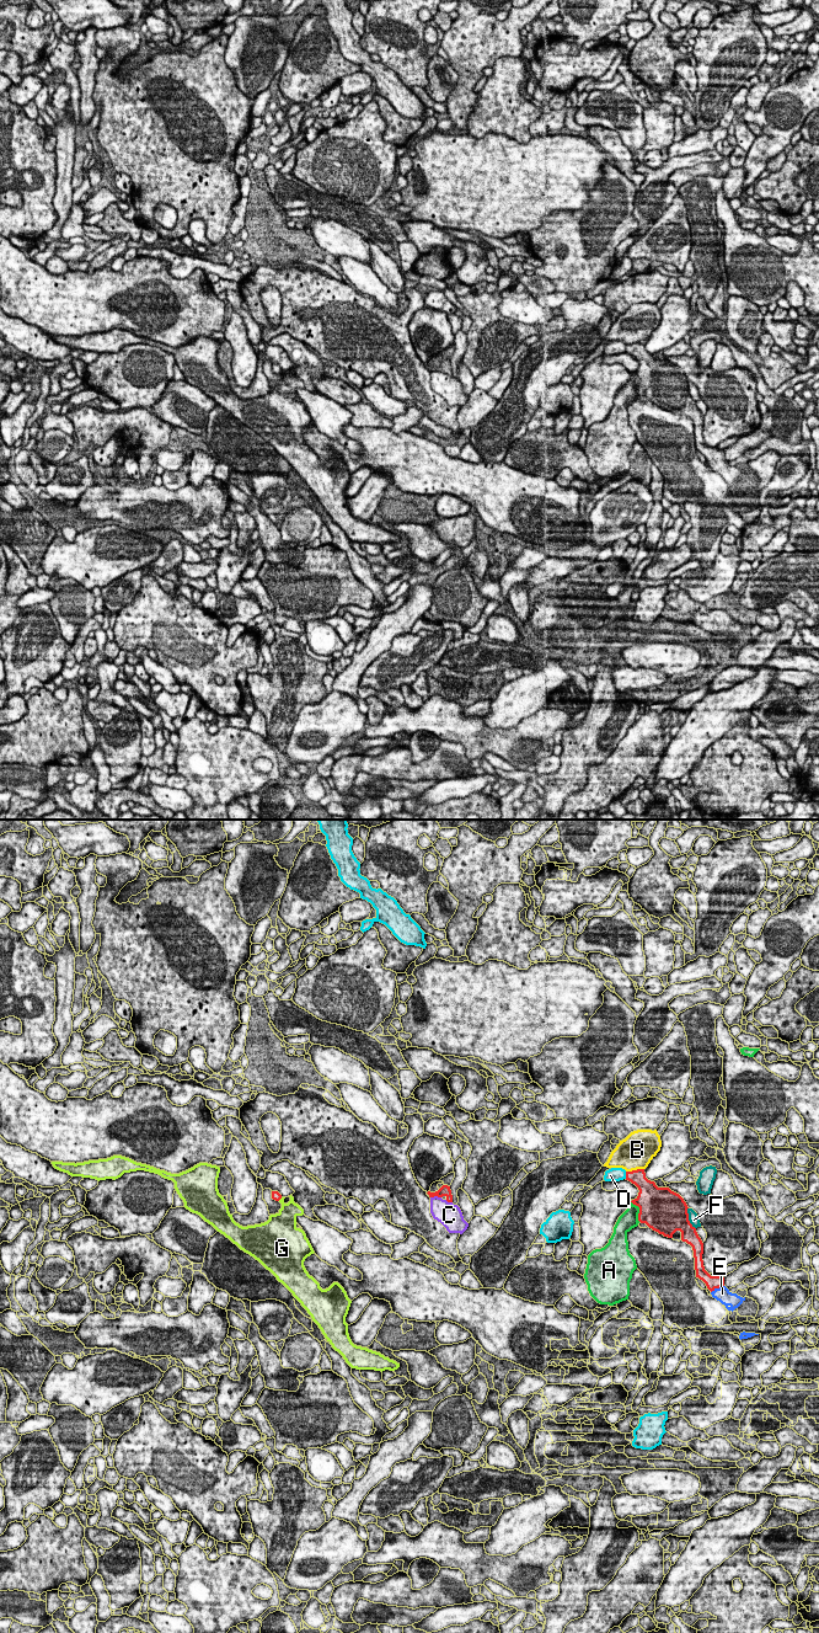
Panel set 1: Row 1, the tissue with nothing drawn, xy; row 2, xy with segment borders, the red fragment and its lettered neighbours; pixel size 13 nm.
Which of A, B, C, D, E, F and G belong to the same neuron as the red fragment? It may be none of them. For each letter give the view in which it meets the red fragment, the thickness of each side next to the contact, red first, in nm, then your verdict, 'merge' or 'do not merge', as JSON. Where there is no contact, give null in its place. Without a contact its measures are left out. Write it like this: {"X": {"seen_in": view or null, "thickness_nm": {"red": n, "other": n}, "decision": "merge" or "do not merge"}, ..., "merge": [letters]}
{"A": {"seen_in": "xy", "thickness_nm": {"red": 500, "other": 240}, "decision": "do not merge"}, "B": {"seen_in": "xy", "thickness_nm": {"red": 190, "other": 460}, "decision": "do not merge"}, "C": {"seen_in": "xy", "thickness_nm": {"red": 140, "other": 280}, "decision": "do not merge"}, "D": {"seen_in": "xy", "thickness_nm": {"red": 190, "other": 190}, "decision": "do not merge"}, "E": {"seen_in": "xy", "thickness_nm": {"red": 170, "other": 190}, "decision": "merge"}, "F": {"seen_in": "xy", "thickness_nm": {"red": 480, "other": 130}, "decision": "do not merge"}, "G": {"seen_in": "xy", "thickness_nm": {"red": 120, "other": 240}, "decision": "do not merge"}, "merge": ["E"]}

